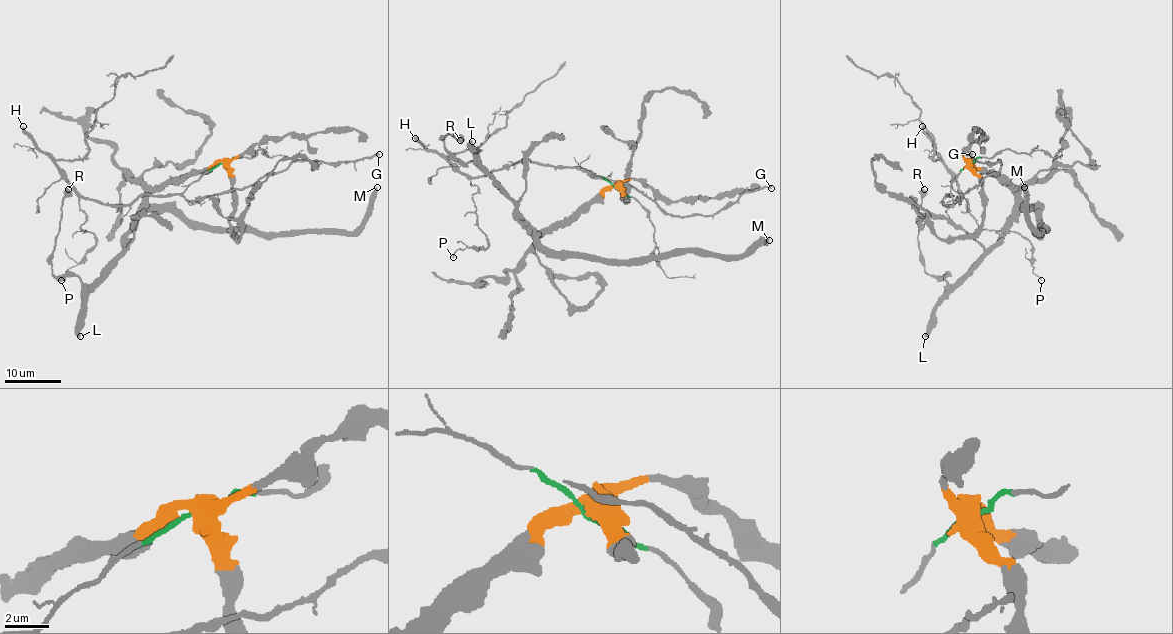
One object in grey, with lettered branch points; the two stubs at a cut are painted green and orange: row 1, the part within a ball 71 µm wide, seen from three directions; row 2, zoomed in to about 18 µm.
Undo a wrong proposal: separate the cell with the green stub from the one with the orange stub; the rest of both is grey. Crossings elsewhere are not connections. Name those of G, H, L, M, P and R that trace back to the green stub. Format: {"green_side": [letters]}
{"green_side": ["G", "H", "P"]}

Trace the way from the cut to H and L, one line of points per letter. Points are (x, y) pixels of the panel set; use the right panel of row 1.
H: (971, 162), (954, 181), (944, 203), (952, 205), (959, 199), (959, 185), (934, 150), (933, 140), (923, 126)
L: (971, 162), (1004, 182), (1014, 196), (1014, 212), (1002, 238), (935, 309), (934, 327), (924, 337)

